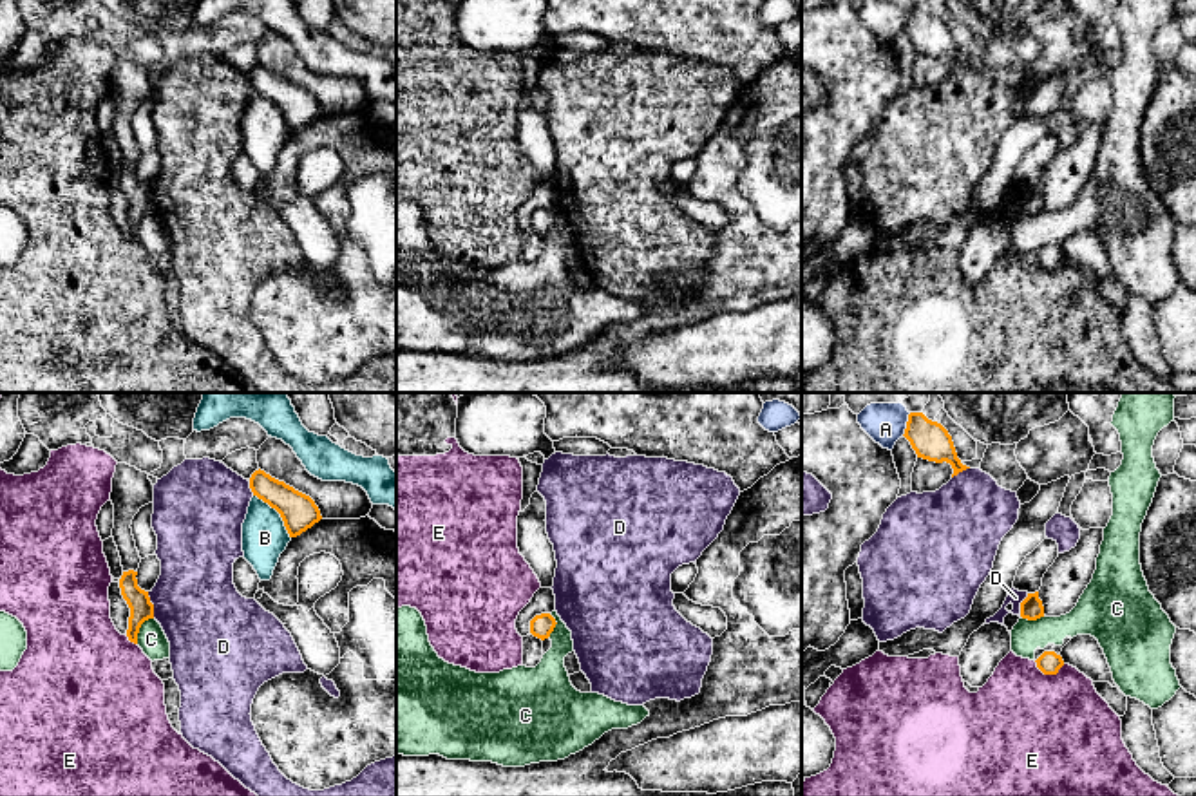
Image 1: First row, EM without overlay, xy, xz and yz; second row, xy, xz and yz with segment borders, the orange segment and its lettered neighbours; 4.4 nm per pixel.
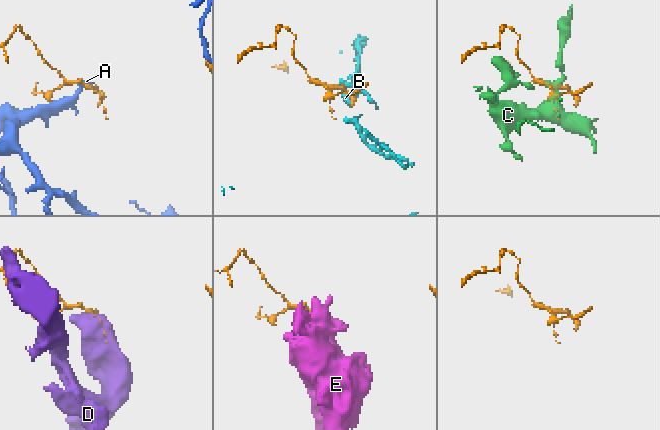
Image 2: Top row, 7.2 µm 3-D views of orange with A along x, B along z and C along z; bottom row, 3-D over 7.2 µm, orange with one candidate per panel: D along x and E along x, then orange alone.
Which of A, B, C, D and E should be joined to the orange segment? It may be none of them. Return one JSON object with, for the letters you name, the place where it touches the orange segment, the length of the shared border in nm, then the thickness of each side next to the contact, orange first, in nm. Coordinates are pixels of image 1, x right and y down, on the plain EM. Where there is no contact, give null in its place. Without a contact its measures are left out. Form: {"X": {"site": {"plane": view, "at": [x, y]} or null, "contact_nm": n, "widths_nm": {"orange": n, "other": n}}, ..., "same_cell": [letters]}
{"same_cell": []}

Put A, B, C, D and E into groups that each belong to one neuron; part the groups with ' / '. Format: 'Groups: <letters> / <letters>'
Groups: A B / C / D / E

